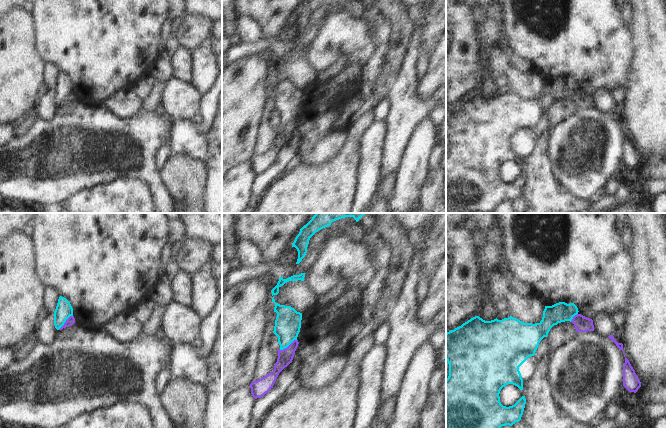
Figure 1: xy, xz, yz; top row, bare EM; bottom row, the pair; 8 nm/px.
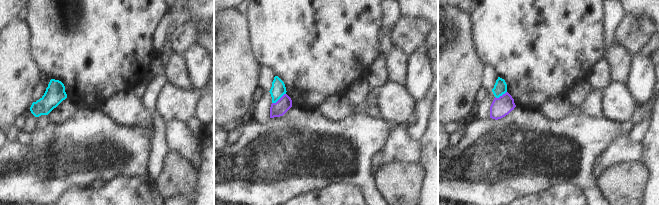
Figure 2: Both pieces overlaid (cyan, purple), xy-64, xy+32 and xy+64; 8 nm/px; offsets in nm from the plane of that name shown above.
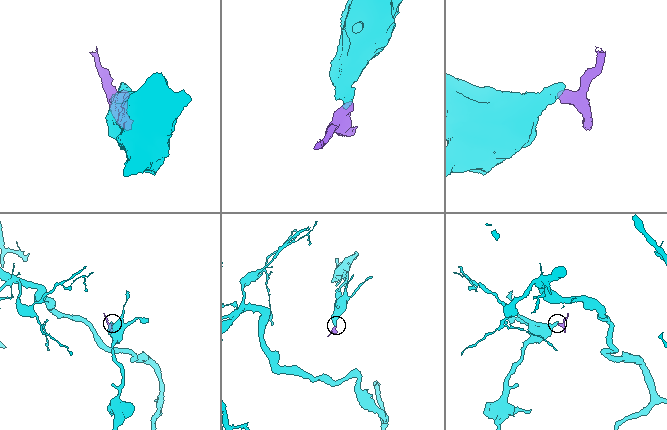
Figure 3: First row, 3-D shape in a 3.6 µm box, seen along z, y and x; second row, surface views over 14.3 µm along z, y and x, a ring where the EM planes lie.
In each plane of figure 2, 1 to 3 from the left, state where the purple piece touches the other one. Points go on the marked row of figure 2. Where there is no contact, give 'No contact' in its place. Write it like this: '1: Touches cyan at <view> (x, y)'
1: No contact
2: Touches cyan at xy+32 (278, 99)
3: Touches cyan at xy+64 (500, 95).

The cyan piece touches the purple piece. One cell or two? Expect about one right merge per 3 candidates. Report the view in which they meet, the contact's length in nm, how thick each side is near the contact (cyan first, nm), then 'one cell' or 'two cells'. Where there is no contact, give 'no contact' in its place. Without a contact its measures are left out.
contact in xz; length 170 nm; calibres 200 and 120 nm; two cells

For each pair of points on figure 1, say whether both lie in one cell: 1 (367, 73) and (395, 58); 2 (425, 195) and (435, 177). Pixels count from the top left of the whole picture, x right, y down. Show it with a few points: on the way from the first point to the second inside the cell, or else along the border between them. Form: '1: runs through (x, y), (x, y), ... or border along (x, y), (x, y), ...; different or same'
1: border along (388, 42), (379, 75), (382, 84); different
2: runs through (429, 191), (432, 188), (433, 181); same

